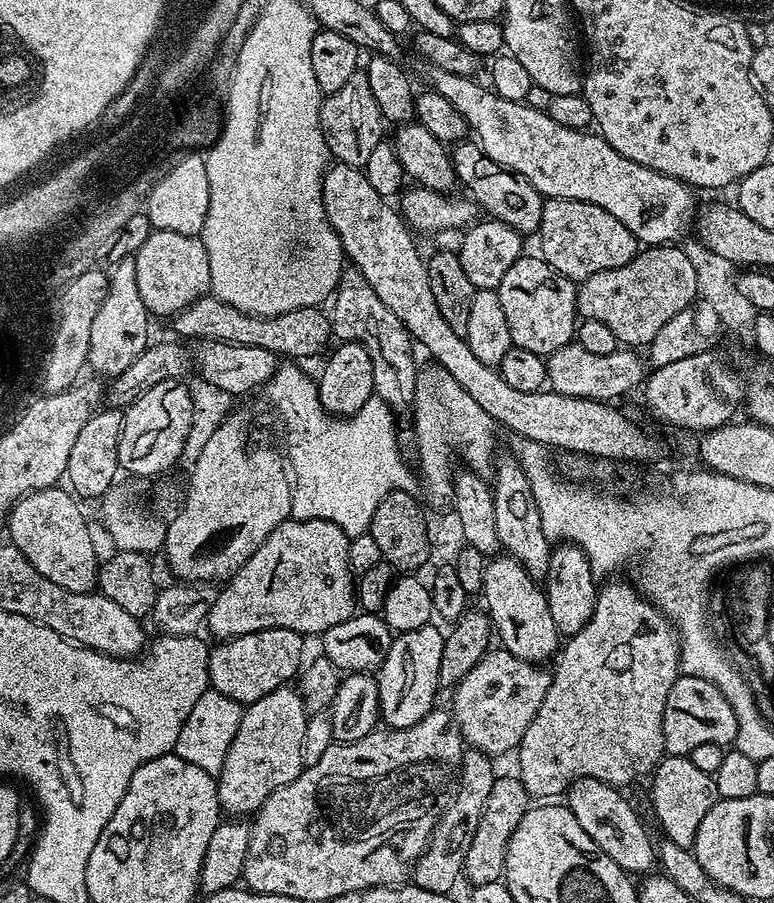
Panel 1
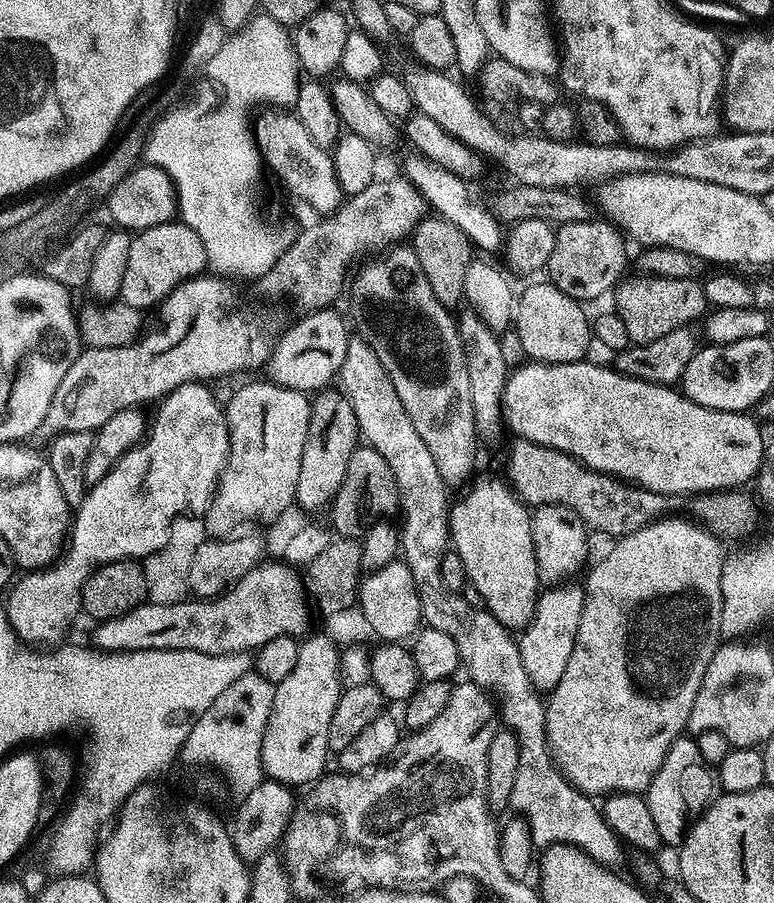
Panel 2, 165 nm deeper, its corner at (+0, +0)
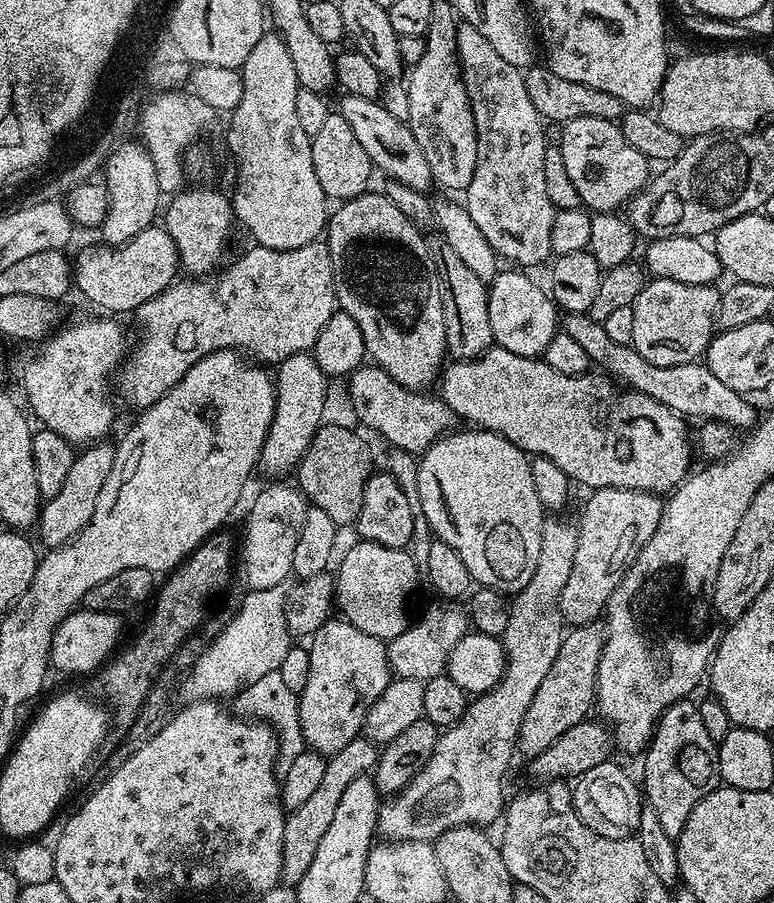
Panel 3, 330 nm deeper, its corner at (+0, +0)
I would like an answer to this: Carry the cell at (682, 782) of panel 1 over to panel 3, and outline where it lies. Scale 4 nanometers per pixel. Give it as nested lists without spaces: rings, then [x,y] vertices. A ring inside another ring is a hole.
[[[685,698],[664,712],[663,716],[660,717],[659,723],[656,724],[656,733],[652,735],[652,743],[648,745],[642,756],[642,759],[644,759],[644,784],[642,780],[642,792],[646,797],[647,807],[658,816],[659,825],[662,826],[662,830],[673,838],[682,834],[682,830],[686,826],[686,818],[690,818],[690,810],[694,810],[694,806],[698,806],[698,802],[703,796],[709,796],[718,787],[718,744],[717,741],[710,738],[710,734],[706,734],[706,726],[702,726],[702,714],[699,707],[695,703],[691,704],[692,702],[691,699]]]

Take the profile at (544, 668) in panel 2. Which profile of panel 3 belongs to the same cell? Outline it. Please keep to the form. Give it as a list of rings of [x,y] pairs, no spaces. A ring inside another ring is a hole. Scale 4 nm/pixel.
[[[597,488],[584,504],[584,513],[578,521],[577,549],[574,550],[573,566],[566,586],[562,586],[560,595],[560,616],[565,625],[579,626],[591,624],[601,619],[605,611],[610,594],[614,594],[616,587],[622,582],[626,570],[636,561],[642,546],[654,538],[654,530],[660,521],[662,504],[653,493],[635,492],[629,488]]]

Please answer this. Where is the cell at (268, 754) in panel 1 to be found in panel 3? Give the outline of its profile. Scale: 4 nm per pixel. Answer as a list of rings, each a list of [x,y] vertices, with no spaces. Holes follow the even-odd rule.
[[[329,618],[311,635],[307,650],[310,654],[310,675],[306,686],[298,693],[300,705],[298,718],[301,722],[301,734],[304,736],[305,745],[311,751],[319,752],[321,756],[327,758],[361,735],[370,706],[374,706],[374,702],[382,698],[386,686],[390,683],[386,644],[385,641],[358,630],[346,619]]]

